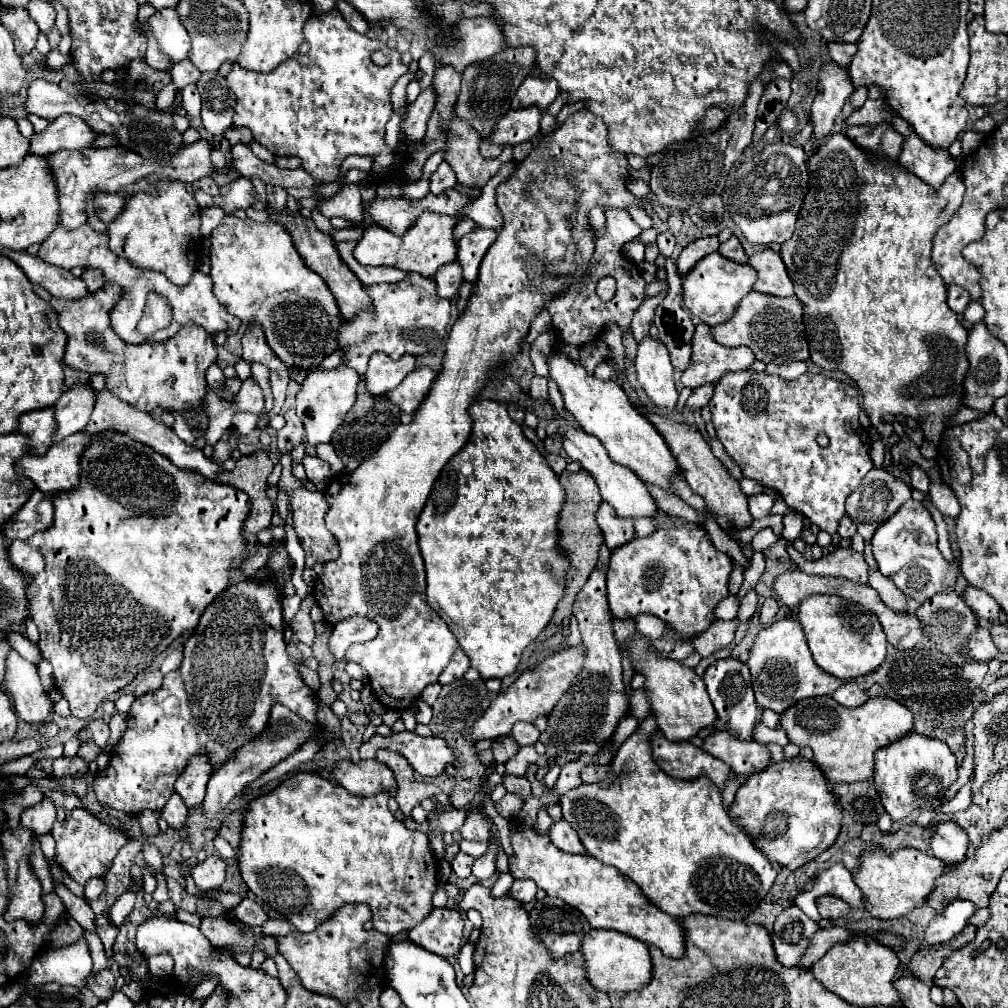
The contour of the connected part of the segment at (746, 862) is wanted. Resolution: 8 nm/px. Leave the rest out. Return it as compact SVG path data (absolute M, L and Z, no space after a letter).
M642 724L628 740L624 740L612 760L612 778L600 784L582 784L564 794L560 798L562 816L578 832L580 842L590 856L602 864L618 868L664 912L676 918L706 914L744 920L758 908L772 888L776 878L774 866L770 866L766 856L754 848L750 838L730 820L728 812L722 810L722 794L708 778L676 780L666 776L654 764L650 754L650 734L652 730Z

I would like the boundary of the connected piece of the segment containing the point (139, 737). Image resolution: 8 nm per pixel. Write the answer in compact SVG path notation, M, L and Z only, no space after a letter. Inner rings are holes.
M266 580L264 584L240 582L222 592L206 608L194 634L184 642L184 660L180 668L176 672L170 672L158 690L136 698L136 702L132 704L126 734L114 746L106 772L94 780L94 792L104 808L122 810L126 814L138 814L142 810L162 810L174 794L174 782L182 774L182 768L186 768L186 762L190 762L194 756L206 756L210 758L214 770L220 768L224 760L230 760L230 756L234 756L234 750L244 740L254 740L266 730L270 708L276 702L284 704L314 726L314 732L306 742L318 738L318 698L316 692L304 684L294 662L286 654L280 600L282 596L270 580ZM248 654L256 656L254 662L246 662Z

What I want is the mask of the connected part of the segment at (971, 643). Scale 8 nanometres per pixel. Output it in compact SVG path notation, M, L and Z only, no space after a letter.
M978 628L970 638L968 638L968 654L974 660L992 660L998 656L998 648L992 642L992 636L986 628Z

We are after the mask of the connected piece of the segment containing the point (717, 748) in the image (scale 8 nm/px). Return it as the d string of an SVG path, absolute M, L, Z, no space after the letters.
M712 732L704 738L702 750L726 762L738 776L748 776L750 772L764 770L770 764L770 750L766 744L756 740L744 742L730 732Z

